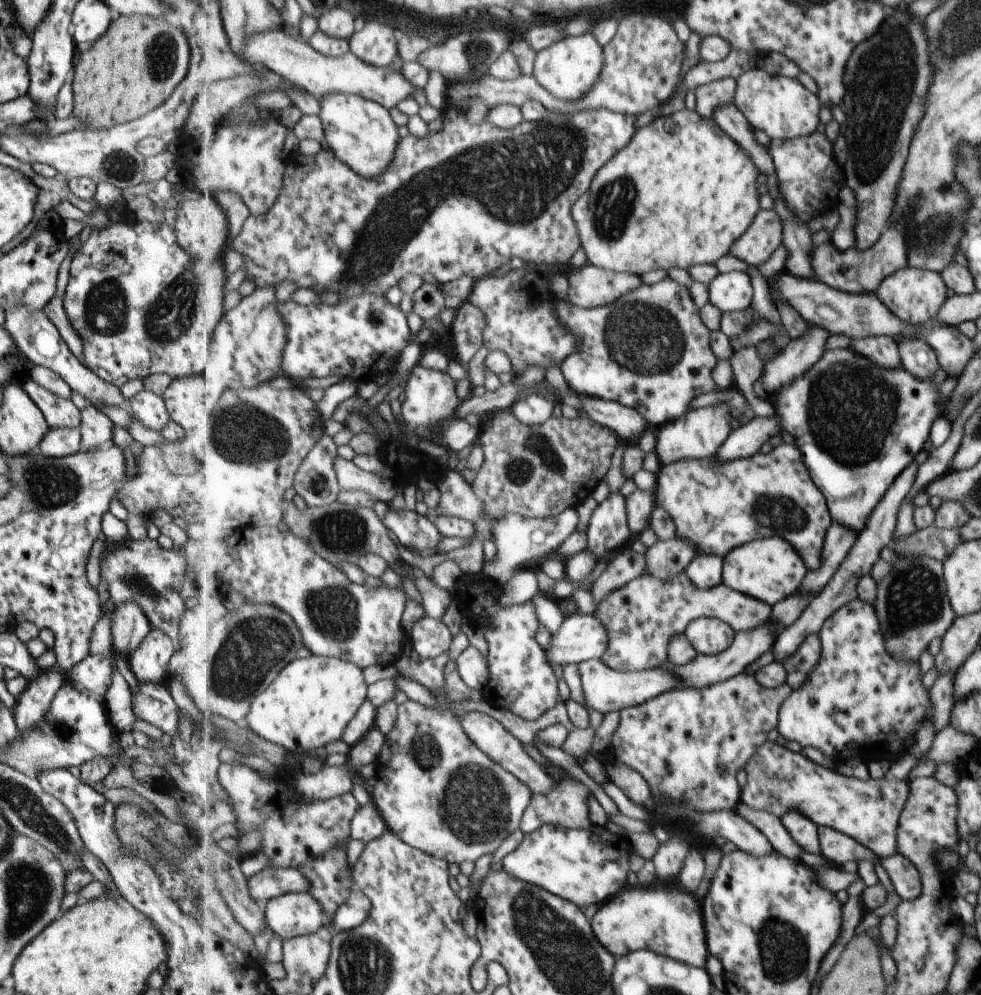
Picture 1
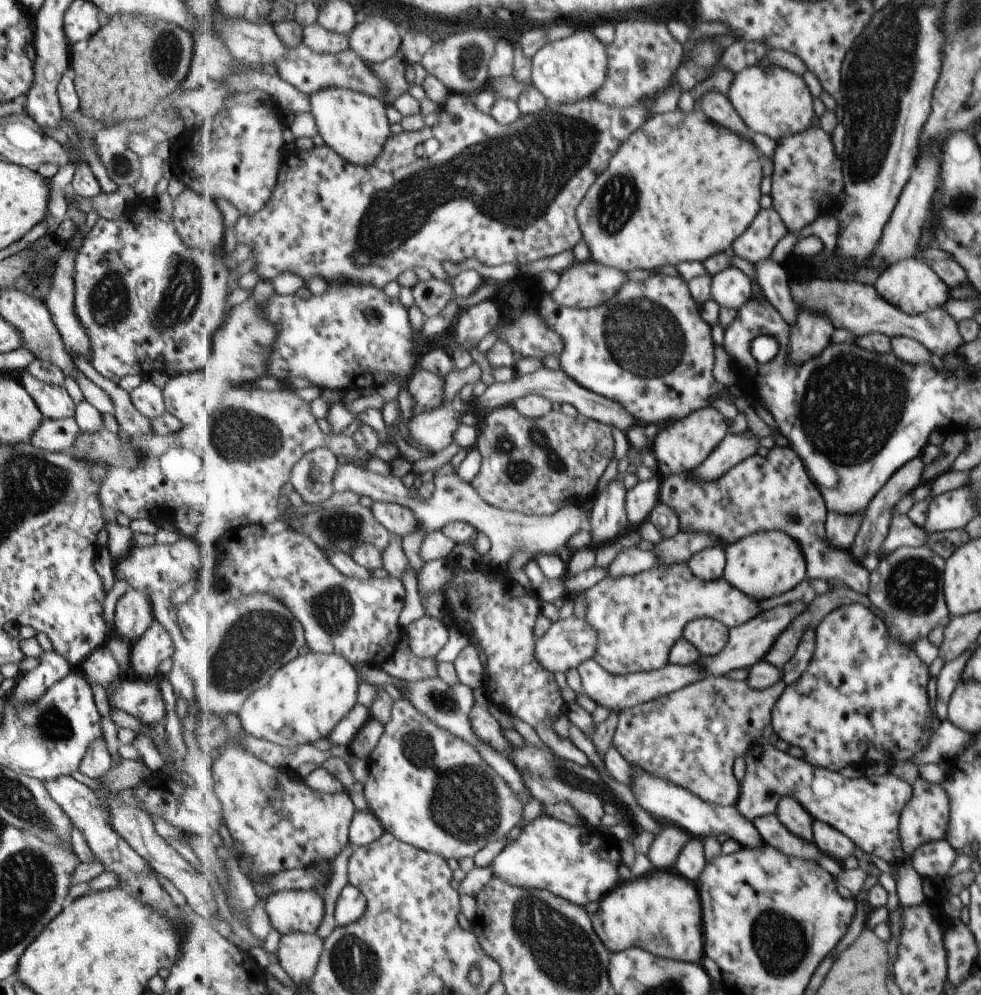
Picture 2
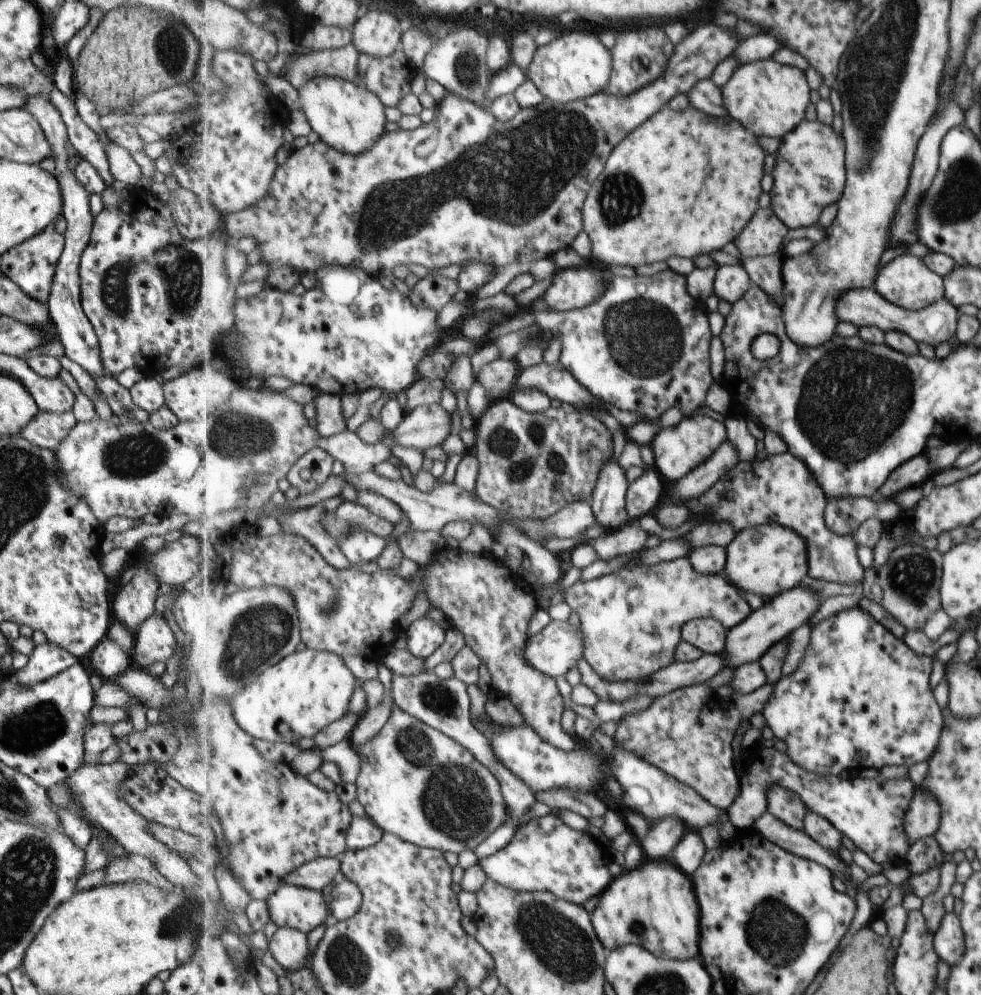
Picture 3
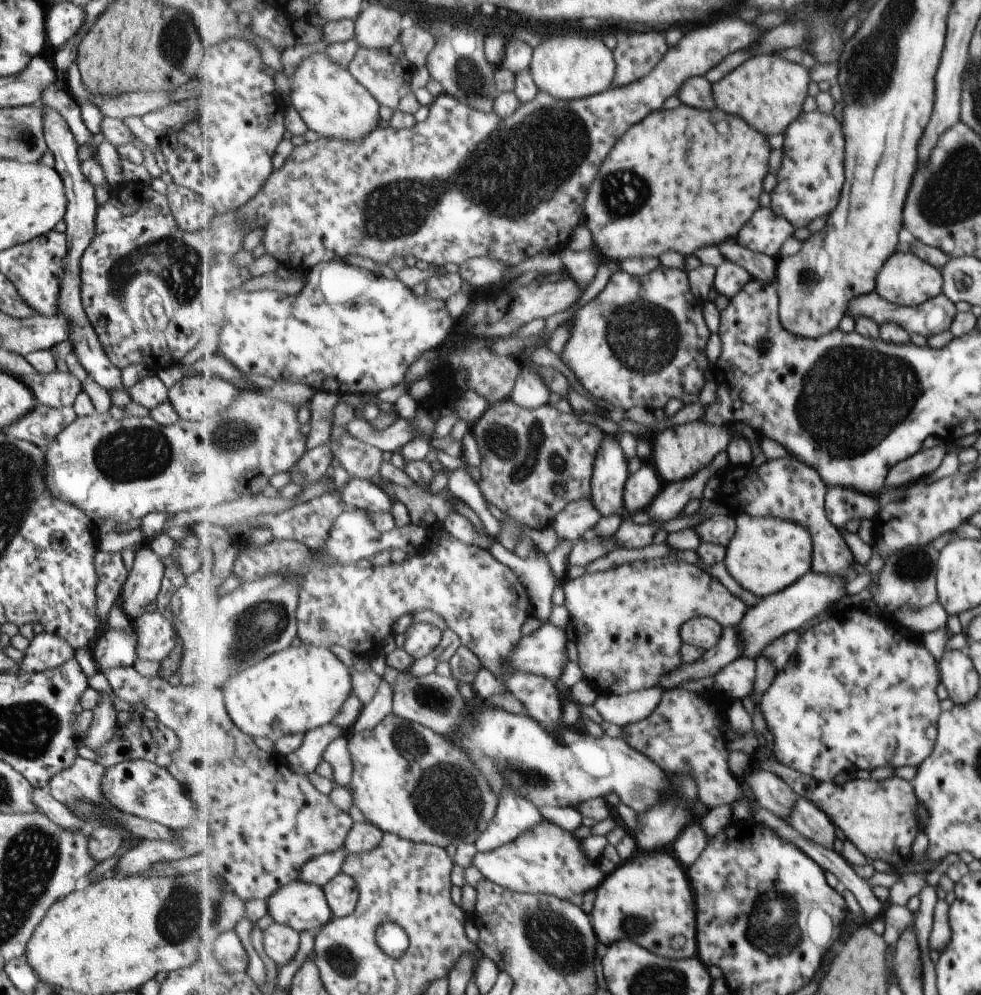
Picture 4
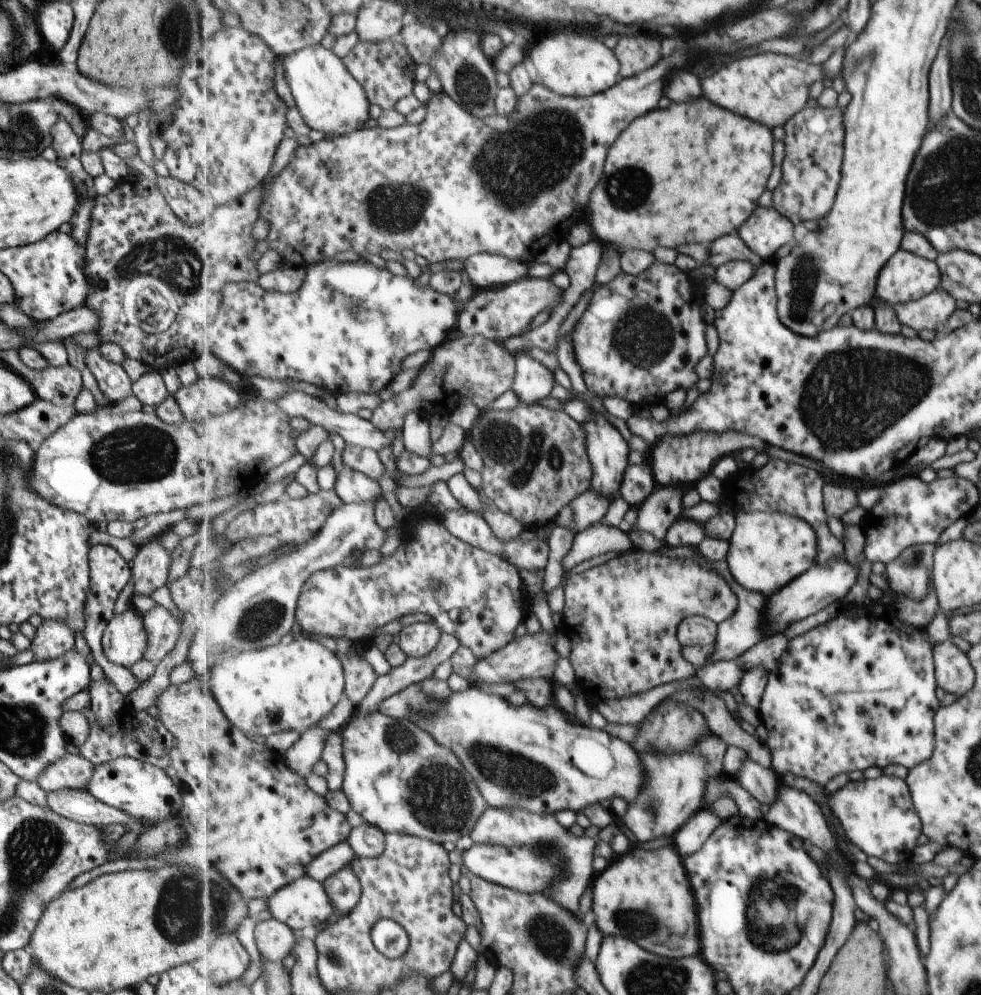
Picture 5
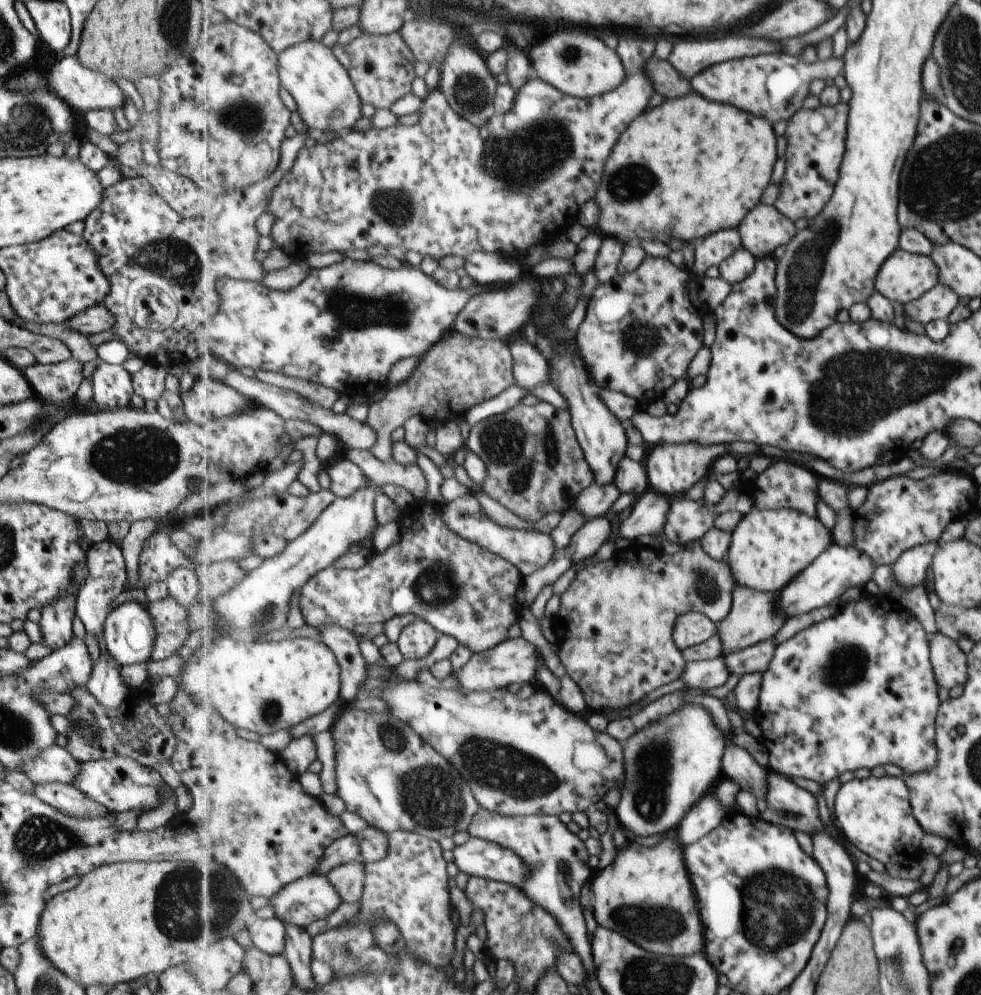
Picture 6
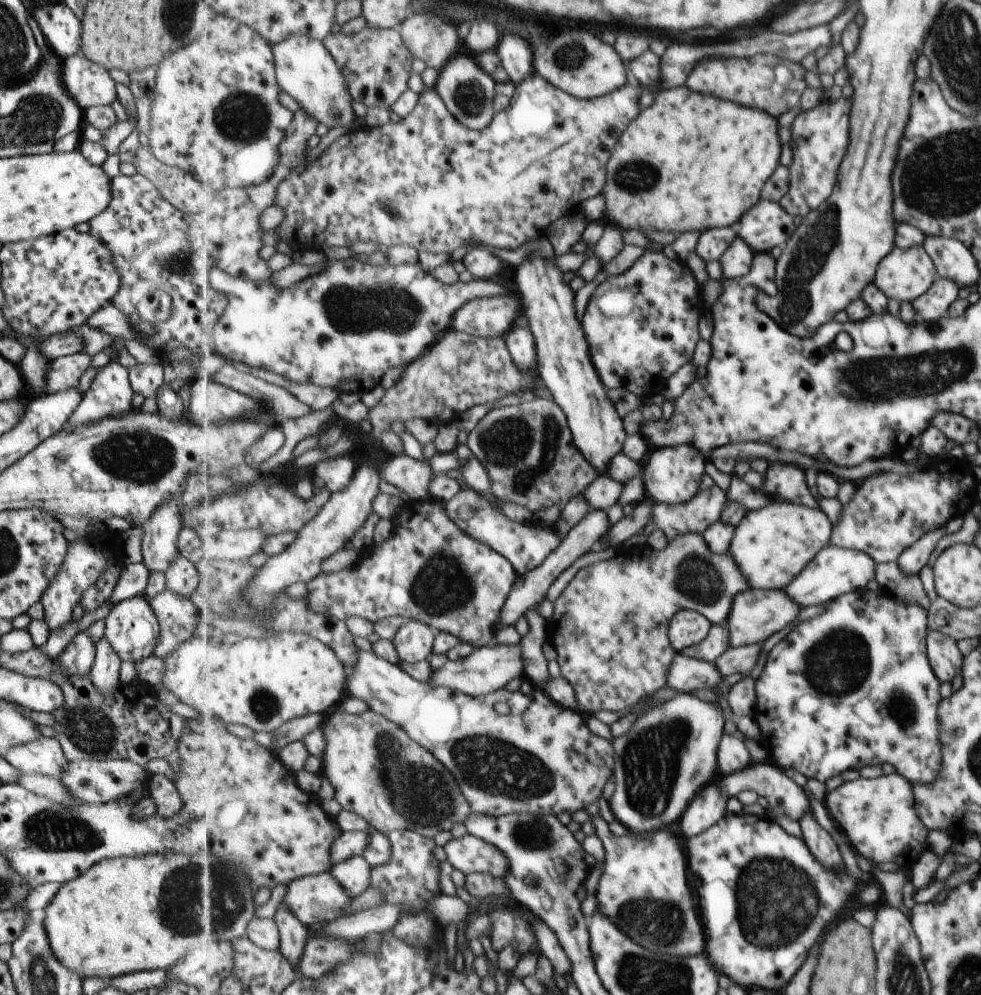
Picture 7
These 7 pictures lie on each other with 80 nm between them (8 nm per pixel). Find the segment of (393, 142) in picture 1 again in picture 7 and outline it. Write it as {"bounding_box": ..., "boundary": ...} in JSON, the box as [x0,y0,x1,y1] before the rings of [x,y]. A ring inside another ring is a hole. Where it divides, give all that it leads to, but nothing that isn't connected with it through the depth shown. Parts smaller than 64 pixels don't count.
{"bounding_box":[272,35,355,129],"boundary":[[[290,35],[272,49],[278,83],[299,104],[300,109],[329,129],[335,126],[351,127],[355,122],[354,98],[344,70],[337,64],[324,41],[303,35]]]}

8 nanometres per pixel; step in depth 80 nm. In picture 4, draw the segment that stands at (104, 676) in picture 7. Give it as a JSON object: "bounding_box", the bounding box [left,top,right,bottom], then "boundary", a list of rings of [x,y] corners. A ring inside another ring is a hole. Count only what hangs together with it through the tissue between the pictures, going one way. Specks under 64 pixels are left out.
{"bounding_box":[80,693,116,749],"boundary":[[[104,693],[101,694],[102,698],[96,704],[96,707],[92,708],[93,717],[91,723],[86,729],[84,739],[80,743],[90,749],[99,749],[106,745],[116,728],[116,711],[113,709],[109,697]]]}

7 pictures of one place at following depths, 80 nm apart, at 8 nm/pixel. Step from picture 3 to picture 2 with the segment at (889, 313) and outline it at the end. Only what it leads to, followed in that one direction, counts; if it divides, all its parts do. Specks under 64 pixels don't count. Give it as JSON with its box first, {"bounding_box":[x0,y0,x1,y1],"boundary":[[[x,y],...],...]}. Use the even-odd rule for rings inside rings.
{"bounding_box":[790,276,965,359],"boundary":[[[805,276],[805,279],[792,279],[790,289],[793,299],[803,309],[825,314],[835,328],[844,328],[851,332],[855,338],[869,333],[887,335],[887,338],[890,339],[907,337],[920,342],[930,354],[935,354],[940,359],[943,356],[957,358],[959,347],[965,344],[956,322],[945,312],[943,306],[918,315],[909,315],[881,298],[873,285],[856,281],[821,280],[815,276],[813,278]]]}

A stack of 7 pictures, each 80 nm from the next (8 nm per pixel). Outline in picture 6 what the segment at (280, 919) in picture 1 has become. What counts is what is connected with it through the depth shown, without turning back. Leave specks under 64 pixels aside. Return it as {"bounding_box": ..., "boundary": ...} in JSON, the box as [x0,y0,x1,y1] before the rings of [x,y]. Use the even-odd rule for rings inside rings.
{"bounding_box":[270,873,342,929],"boundary":[[[317,873],[308,874],[279,891],[270,899],[275,916],[283,922],[306,929],[318,920],[326,919],[341,906],[342,898],[328,877]]]}

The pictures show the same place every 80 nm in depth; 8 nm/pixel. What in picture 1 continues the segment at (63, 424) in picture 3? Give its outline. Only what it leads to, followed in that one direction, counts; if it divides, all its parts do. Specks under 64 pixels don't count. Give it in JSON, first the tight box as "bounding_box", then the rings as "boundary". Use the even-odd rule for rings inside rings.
{"bounding_box":[38,427,80,459],"boundary":[[[75,427],[47,429],[41,440],[38,451],[47,458],[60,459],[80,450],[80,430]]]}

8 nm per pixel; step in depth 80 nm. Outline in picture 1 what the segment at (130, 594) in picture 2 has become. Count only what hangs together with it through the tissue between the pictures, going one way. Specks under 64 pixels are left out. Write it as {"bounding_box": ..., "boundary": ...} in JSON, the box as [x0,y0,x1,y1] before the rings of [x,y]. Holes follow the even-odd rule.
{"bounding_box":[109,600,151,659],"boundary":[[[131,600],[113,607],[110,614],[109,624],[113,654],[126,659],[147,636],[151,629],[149,621],[137,603],[133,603]]]}

